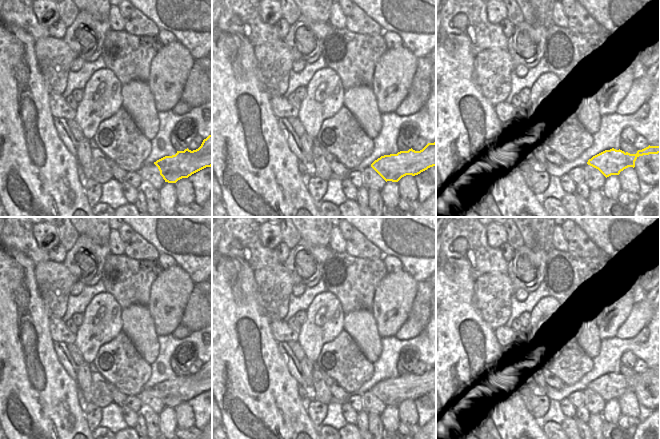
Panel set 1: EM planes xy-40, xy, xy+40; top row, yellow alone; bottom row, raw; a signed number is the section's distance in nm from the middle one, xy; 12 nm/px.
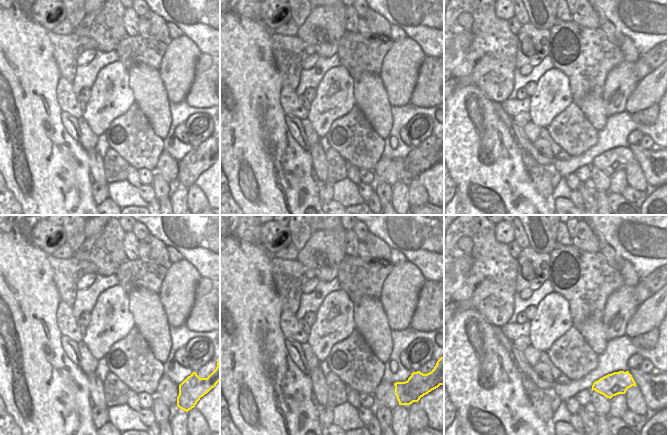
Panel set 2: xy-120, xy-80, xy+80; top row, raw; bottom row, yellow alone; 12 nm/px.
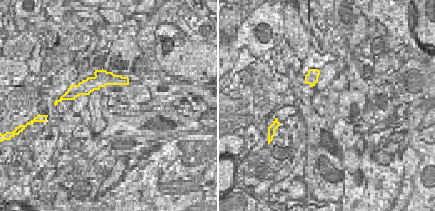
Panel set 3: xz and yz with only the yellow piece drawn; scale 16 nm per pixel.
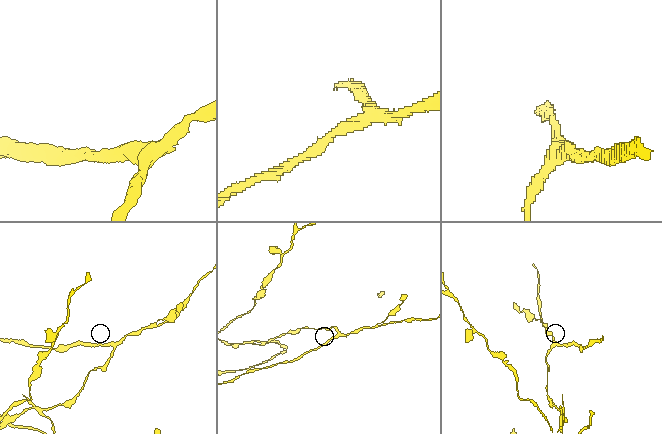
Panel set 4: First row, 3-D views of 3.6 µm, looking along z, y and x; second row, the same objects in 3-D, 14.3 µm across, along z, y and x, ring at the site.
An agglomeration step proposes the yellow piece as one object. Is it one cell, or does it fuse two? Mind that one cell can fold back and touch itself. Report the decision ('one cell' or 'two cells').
two cells

